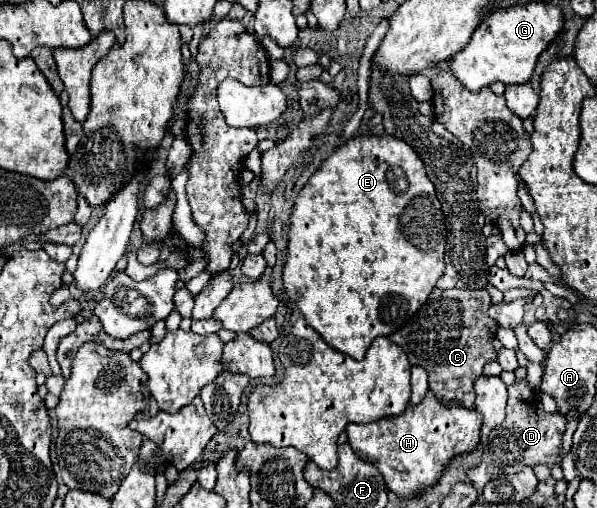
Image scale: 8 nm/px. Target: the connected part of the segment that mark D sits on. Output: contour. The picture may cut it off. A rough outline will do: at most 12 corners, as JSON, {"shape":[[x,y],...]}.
{"shape":[[526,379],[508,387],[506,419],[482,463],[478,491],[522,467],[562,463],[568,419],[544,413]]}

